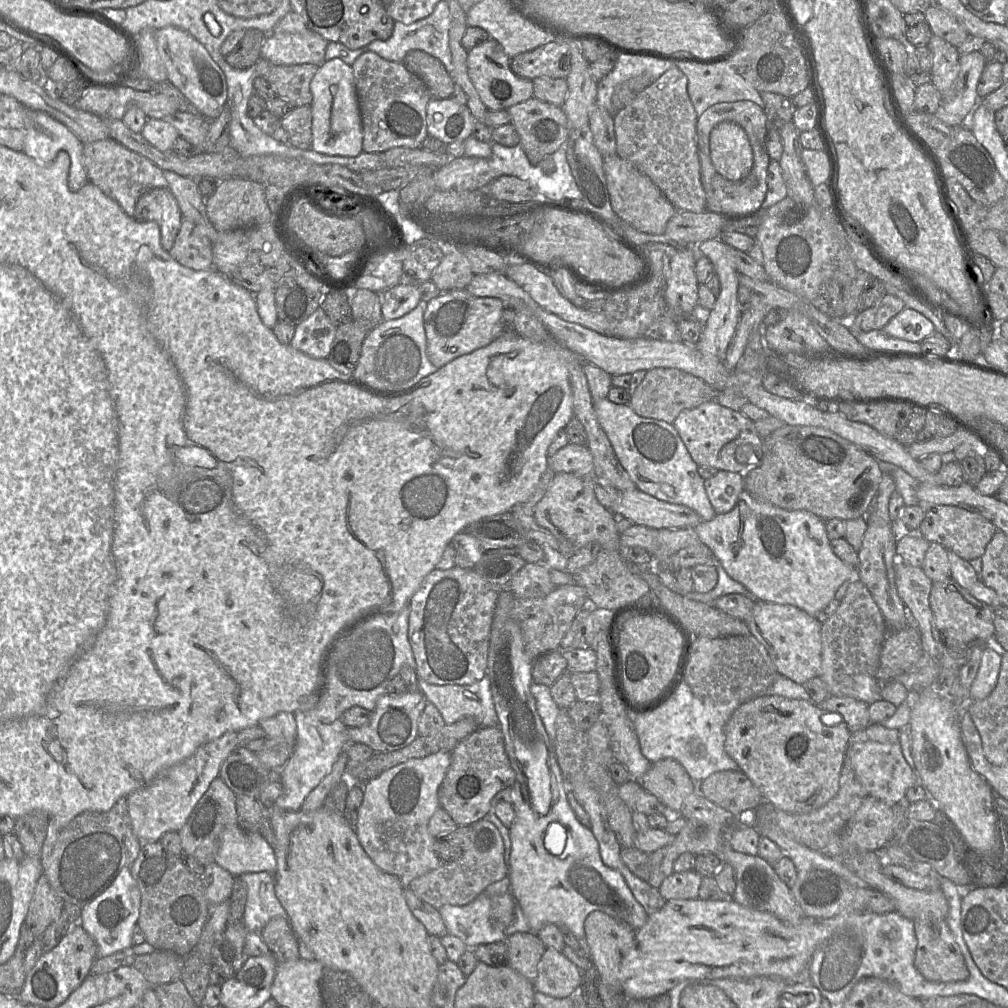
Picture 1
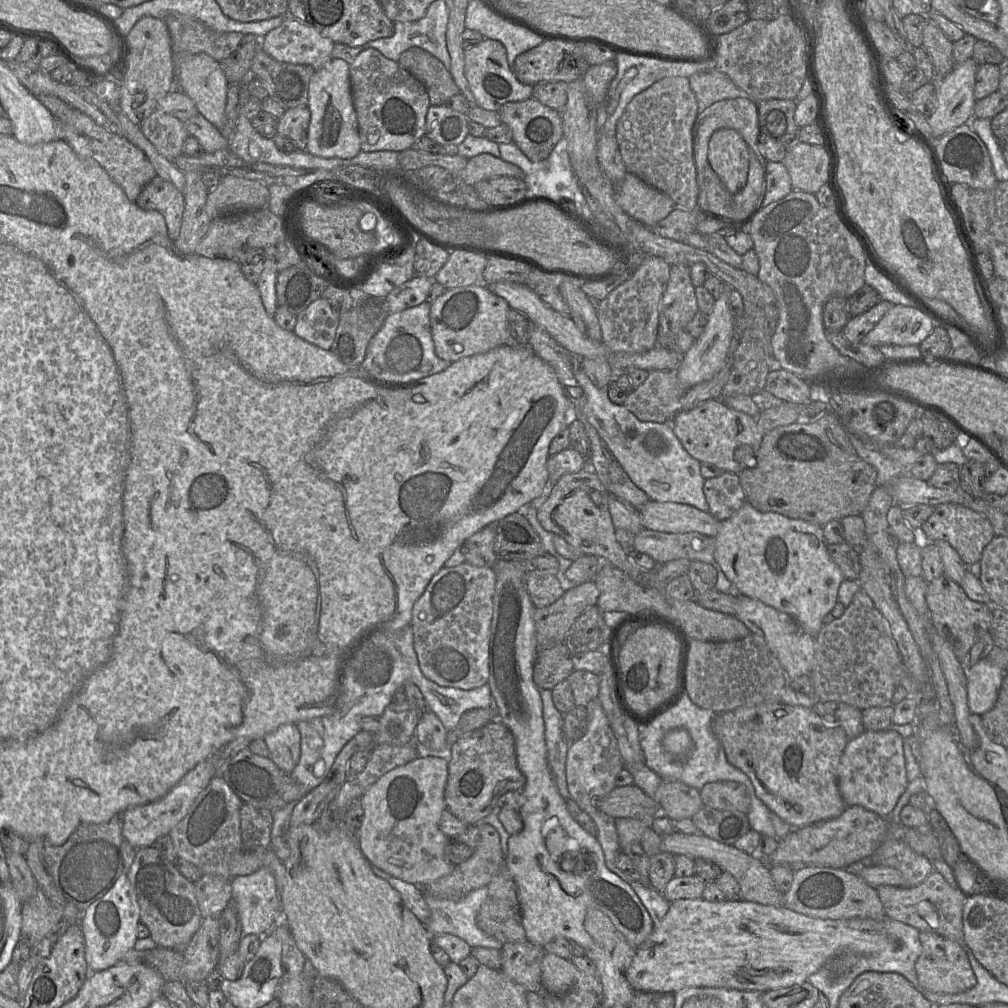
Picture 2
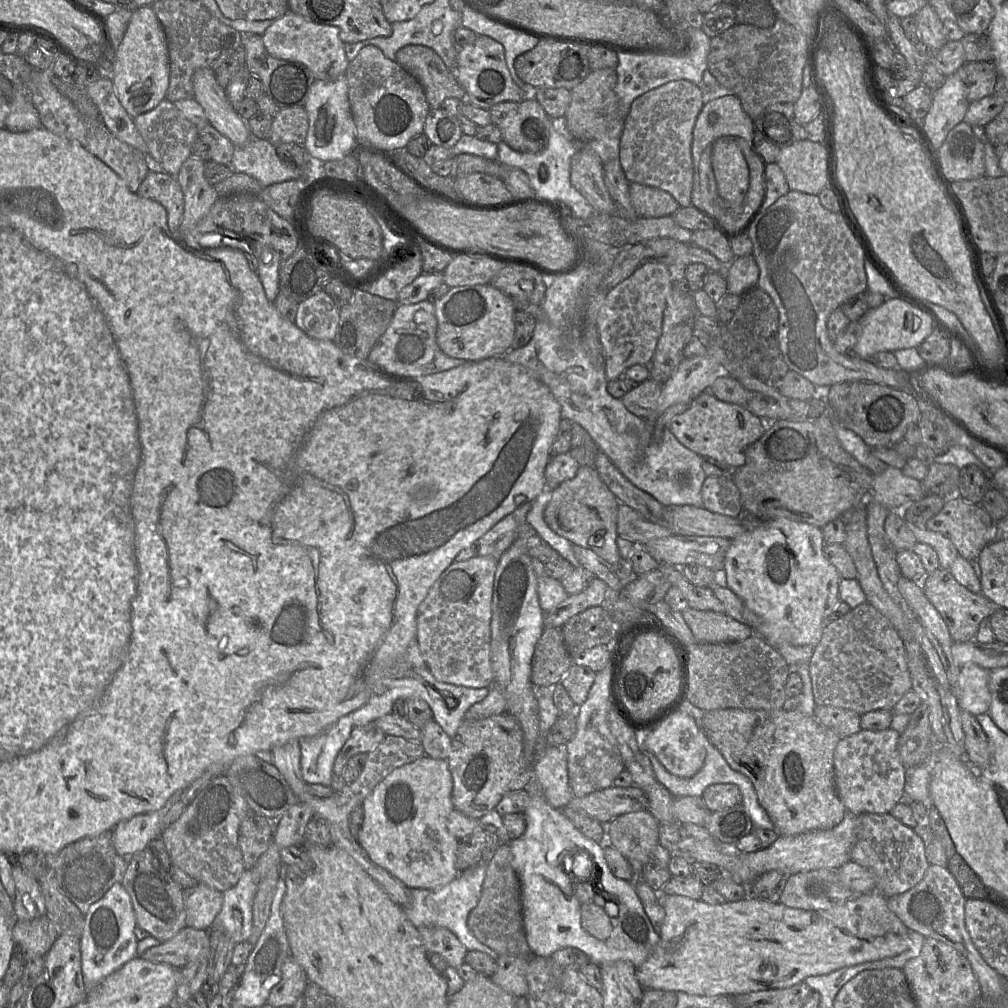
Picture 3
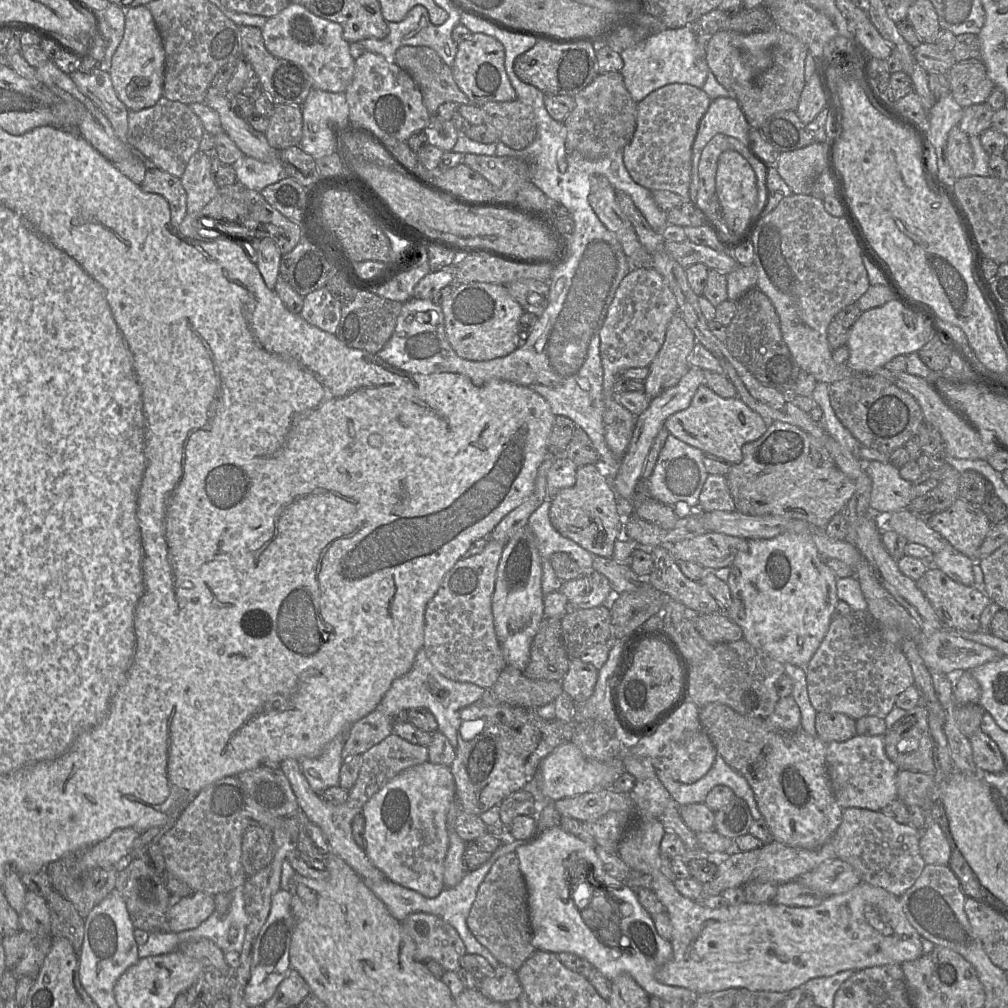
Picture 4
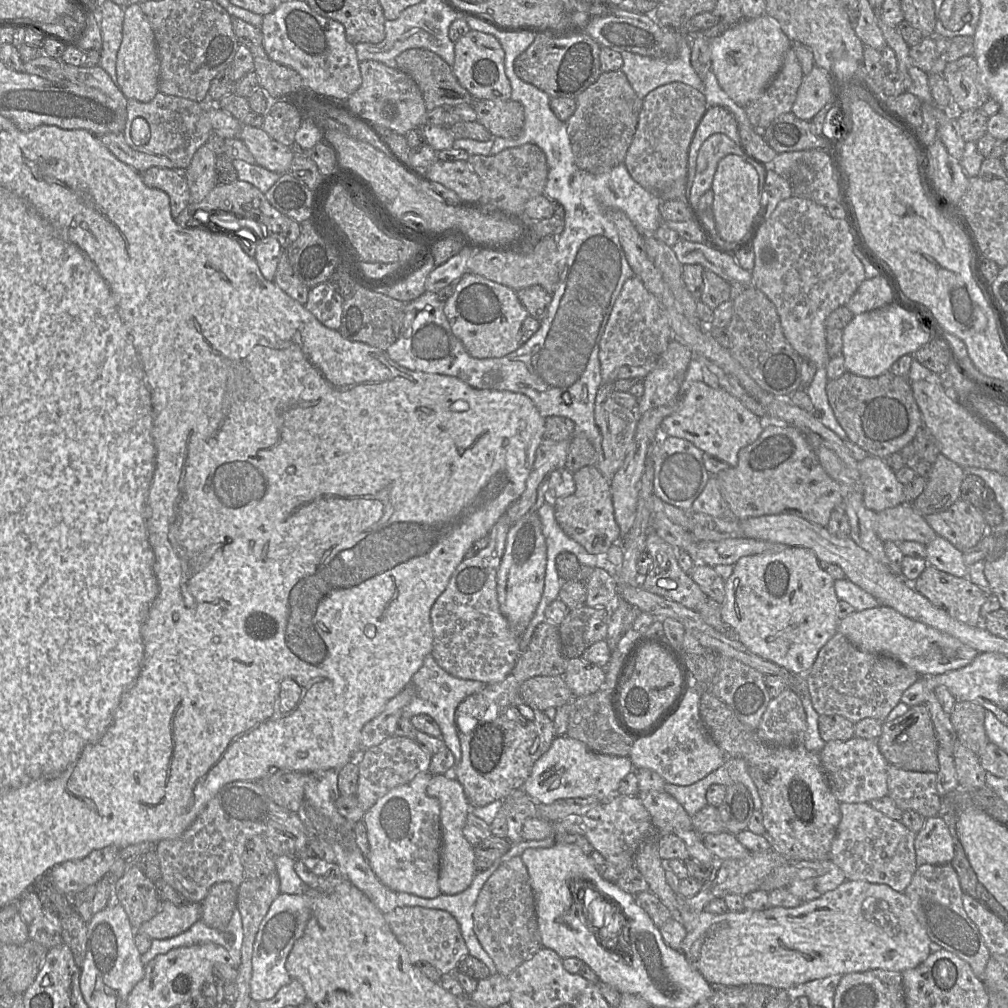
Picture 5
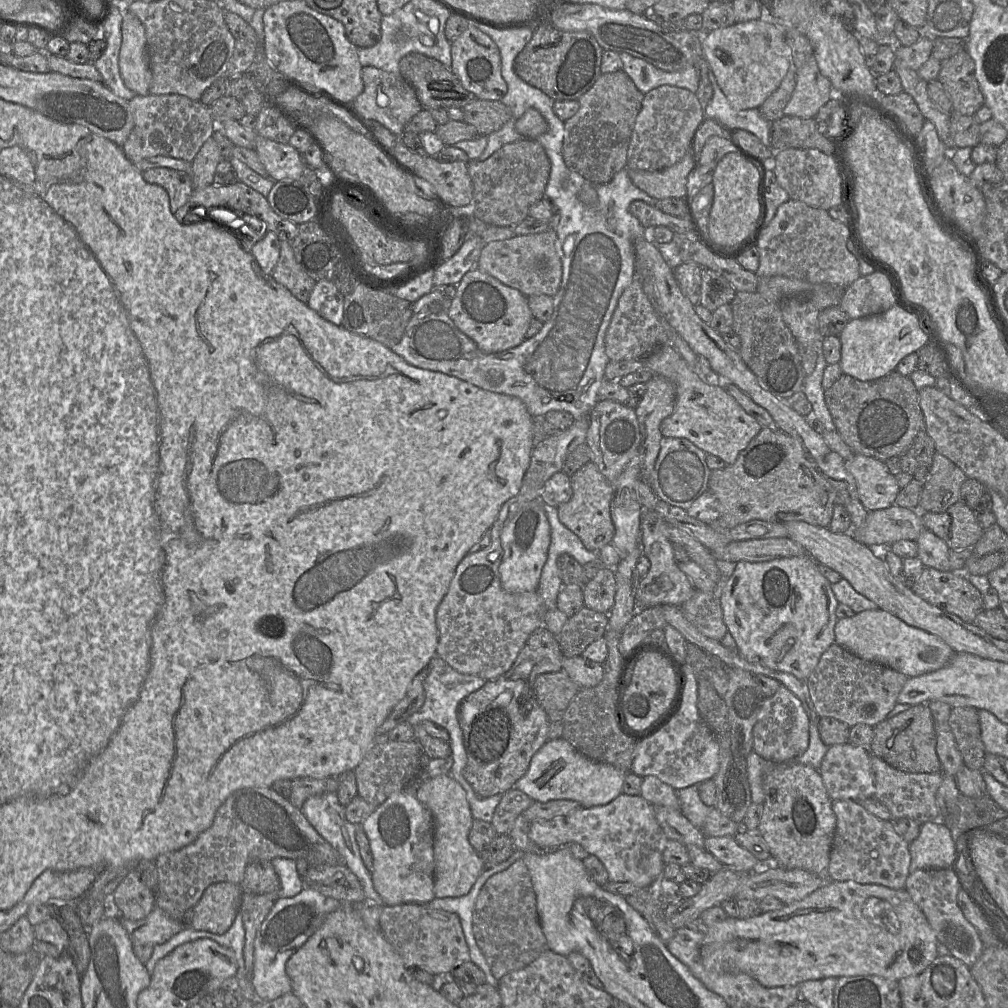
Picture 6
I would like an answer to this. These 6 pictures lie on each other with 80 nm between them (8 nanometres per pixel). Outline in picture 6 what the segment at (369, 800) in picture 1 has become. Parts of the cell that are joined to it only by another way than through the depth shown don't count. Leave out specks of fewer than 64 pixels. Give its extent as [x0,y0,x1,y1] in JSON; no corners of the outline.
[361,785,436,906]

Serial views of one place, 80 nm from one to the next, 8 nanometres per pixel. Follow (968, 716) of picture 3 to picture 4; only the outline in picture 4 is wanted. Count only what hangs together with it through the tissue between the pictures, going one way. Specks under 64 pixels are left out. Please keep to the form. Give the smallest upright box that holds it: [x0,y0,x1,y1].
[969,728,1006,774]

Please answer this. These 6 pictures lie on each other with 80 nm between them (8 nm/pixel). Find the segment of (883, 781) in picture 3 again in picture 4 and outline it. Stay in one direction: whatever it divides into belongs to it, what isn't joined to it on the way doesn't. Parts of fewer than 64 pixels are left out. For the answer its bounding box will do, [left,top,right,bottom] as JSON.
[826,735,899,811]

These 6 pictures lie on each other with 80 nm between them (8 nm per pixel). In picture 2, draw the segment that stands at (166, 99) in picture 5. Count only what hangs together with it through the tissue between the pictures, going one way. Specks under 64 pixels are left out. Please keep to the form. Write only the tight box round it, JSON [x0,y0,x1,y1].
[140,110,189,160]

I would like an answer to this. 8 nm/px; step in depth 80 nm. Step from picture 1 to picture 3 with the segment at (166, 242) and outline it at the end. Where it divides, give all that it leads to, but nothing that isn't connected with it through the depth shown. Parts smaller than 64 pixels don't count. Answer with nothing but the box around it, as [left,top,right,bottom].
[136,171,184,234]

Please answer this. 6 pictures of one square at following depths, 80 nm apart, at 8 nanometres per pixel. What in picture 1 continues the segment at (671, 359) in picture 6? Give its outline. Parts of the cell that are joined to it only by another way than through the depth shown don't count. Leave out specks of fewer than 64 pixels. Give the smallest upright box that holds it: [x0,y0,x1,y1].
[672,400,764,475]

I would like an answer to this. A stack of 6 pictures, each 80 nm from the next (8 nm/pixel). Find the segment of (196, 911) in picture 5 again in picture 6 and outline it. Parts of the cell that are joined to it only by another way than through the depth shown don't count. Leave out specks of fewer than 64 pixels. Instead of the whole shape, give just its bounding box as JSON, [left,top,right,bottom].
[120,906,187,945]

